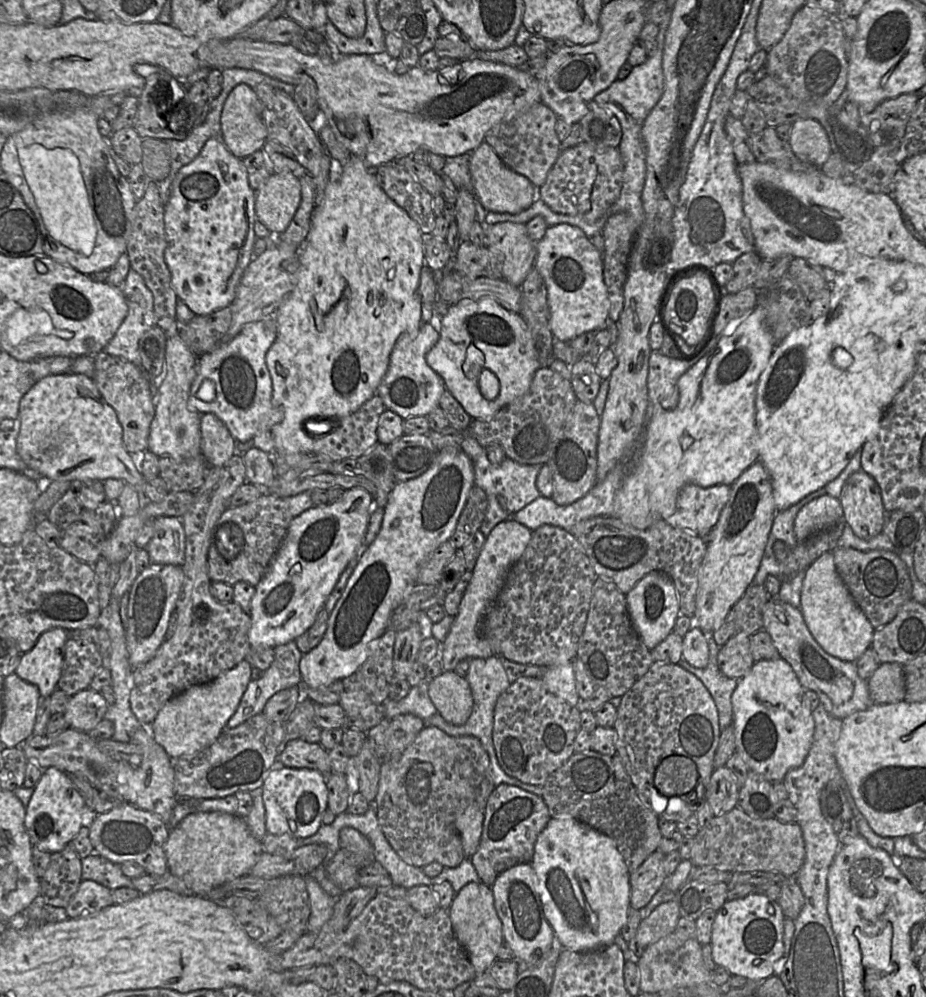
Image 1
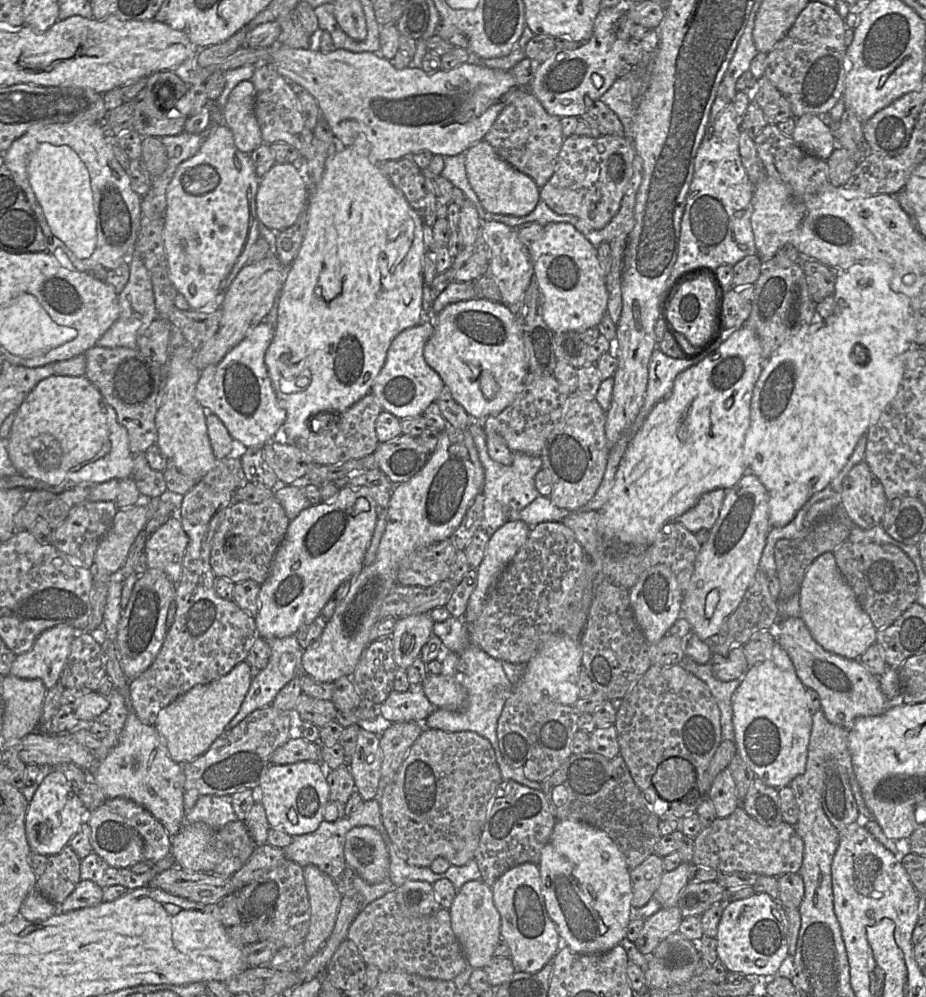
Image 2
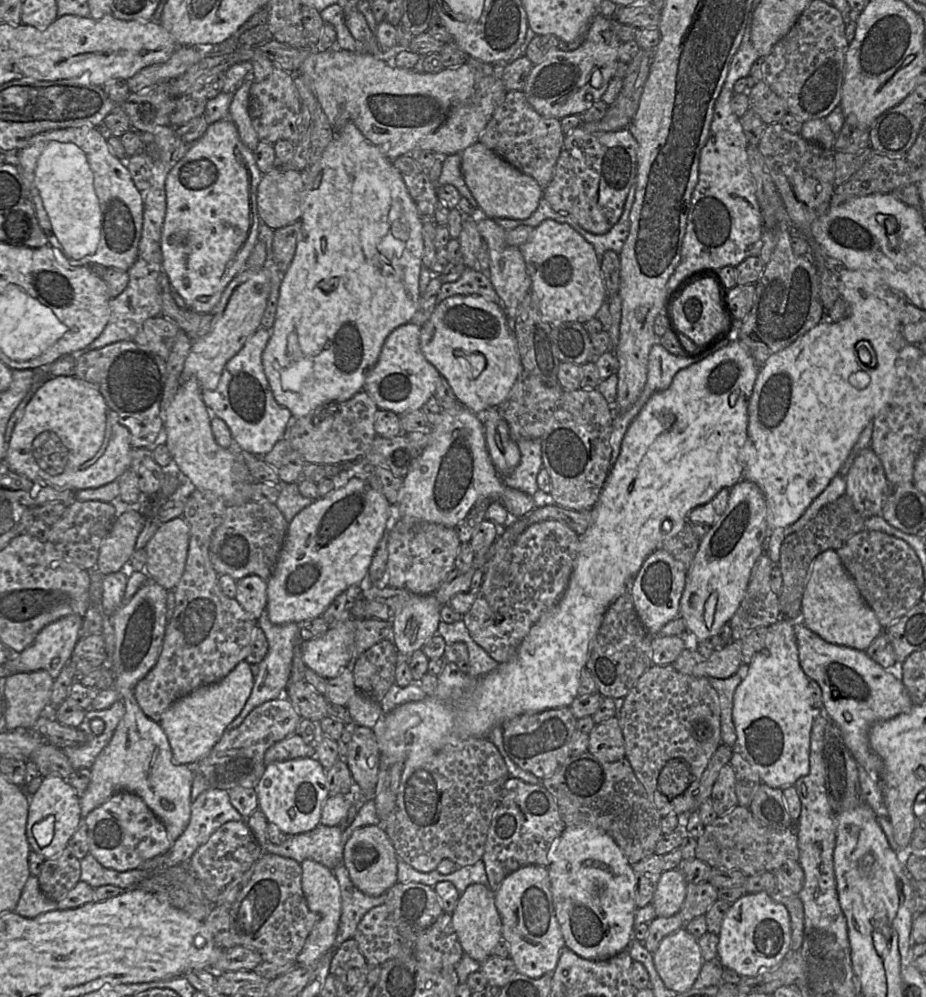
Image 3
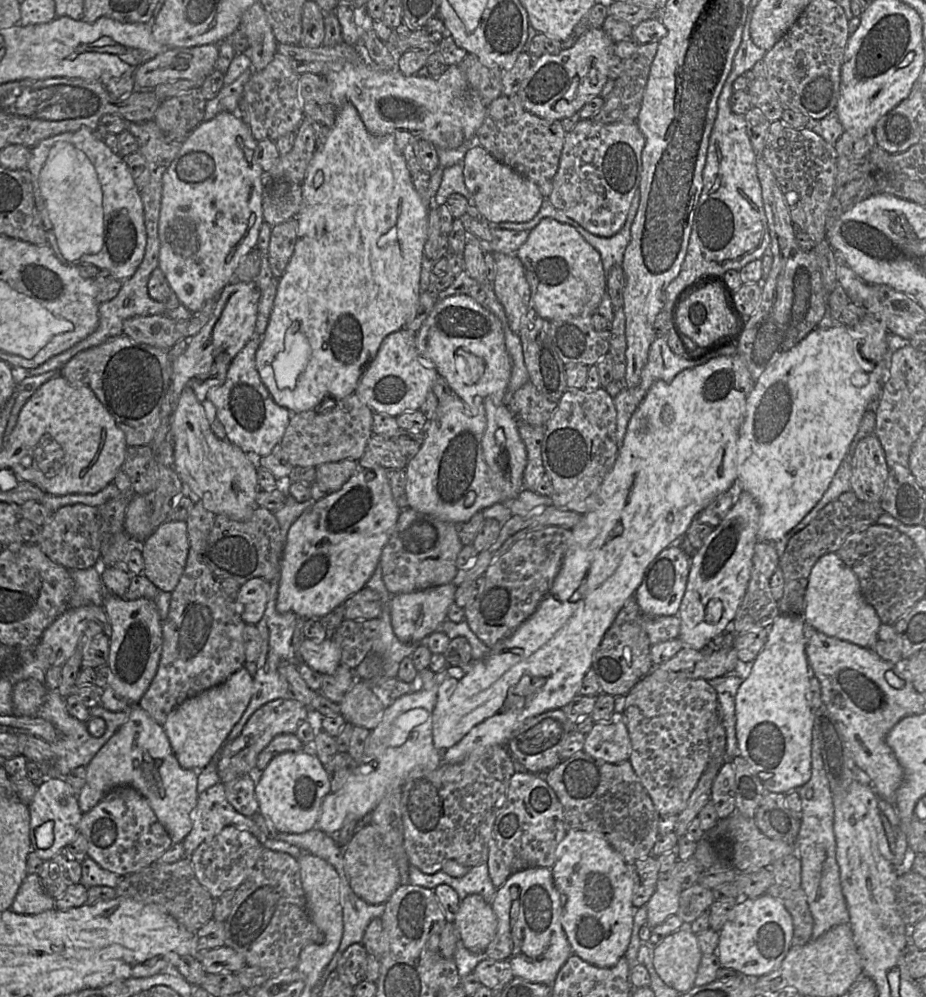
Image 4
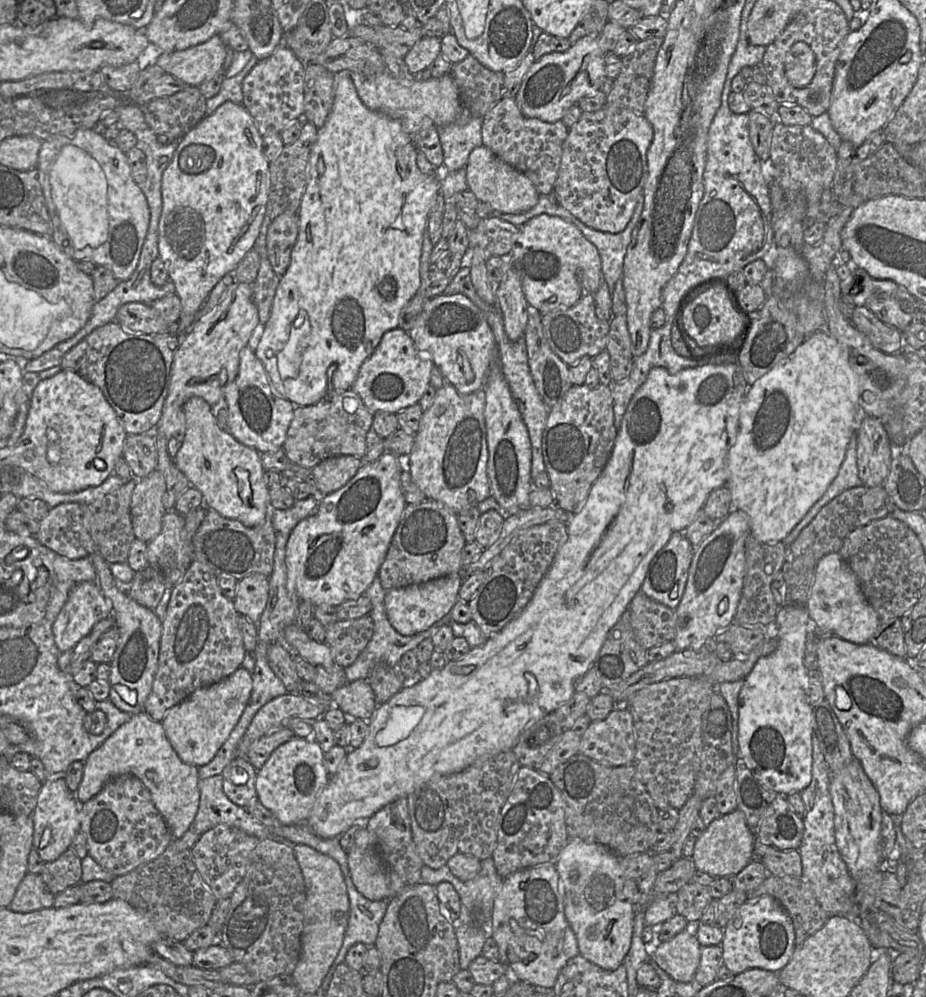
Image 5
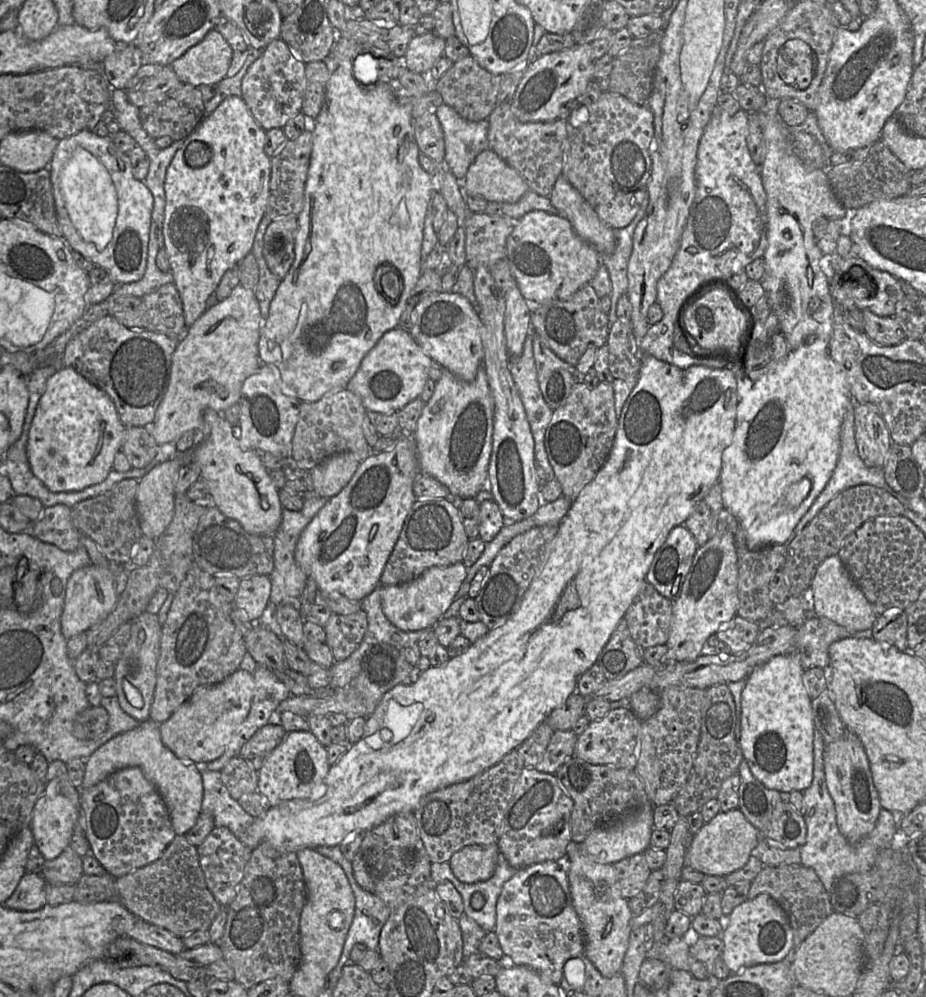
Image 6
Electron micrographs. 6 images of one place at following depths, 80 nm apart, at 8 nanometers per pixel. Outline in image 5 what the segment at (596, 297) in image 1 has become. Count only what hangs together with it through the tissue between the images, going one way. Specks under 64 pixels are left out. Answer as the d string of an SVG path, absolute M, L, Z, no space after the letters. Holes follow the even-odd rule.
M540 214L520 228L511 252L510 265L520 277L528 304L541 314L575 305L587 294L595 294L602 281L602 264L597 248L571 222Z

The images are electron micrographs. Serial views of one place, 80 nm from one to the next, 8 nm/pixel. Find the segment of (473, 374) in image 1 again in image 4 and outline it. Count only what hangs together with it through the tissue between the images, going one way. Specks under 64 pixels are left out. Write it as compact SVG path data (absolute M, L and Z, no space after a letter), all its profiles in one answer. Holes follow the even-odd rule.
M455 294L438 300L416 332L418 353L435 365L438 375L445 378L452 391L466 404L474 405L474 397L492 397L504 402L511 376L511 360L505 346L500 320L466 294ZM462 349L484 361L484 371L476 381L469 379L466 360L456 351Z

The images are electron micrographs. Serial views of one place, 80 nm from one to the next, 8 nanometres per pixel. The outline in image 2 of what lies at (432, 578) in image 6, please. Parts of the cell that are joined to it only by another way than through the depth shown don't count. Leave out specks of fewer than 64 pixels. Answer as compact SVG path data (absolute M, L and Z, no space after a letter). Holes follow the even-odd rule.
M428 613L397 619L391 637L398 668L407 669L419 657L421 648L432 634L433 625Z

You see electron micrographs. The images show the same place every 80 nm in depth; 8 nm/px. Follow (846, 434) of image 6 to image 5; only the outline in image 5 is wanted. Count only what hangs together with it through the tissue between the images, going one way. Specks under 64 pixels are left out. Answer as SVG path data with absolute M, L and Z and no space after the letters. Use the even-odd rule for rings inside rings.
M857 432L853 434L846 450L845 458L840 466L839 472L827 488L824 495L811 507L802 520L783 539L782 543L787 547L799 533L814 519L819 511L833 498L842 492L861 486L862 482L858 474L857 466Z

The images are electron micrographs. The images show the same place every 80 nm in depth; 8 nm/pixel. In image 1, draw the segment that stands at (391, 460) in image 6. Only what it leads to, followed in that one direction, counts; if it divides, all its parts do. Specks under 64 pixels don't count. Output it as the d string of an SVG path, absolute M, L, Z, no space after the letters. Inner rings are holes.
M354 487L345 489L337 501L313 506L292 519L285 539L271 561L267 572L256 586L256 592L251 600L251 628L249 631L251 650L275 648L286 644L295 640L314 624L318 612L324 608L341 573L350 560L356 556L358 548L364 542L374 503L374 499L368 491ZM356 499L360 499L361 504L358 509L351 510Z

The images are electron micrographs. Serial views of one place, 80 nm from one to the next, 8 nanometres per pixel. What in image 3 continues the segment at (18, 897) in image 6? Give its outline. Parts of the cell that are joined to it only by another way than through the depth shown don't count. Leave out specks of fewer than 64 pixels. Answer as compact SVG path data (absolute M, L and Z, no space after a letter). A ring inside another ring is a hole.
M31 875L23 887L14 912L25 918L35 918L56 909L58 909L57 902L41 891L38 876Z

